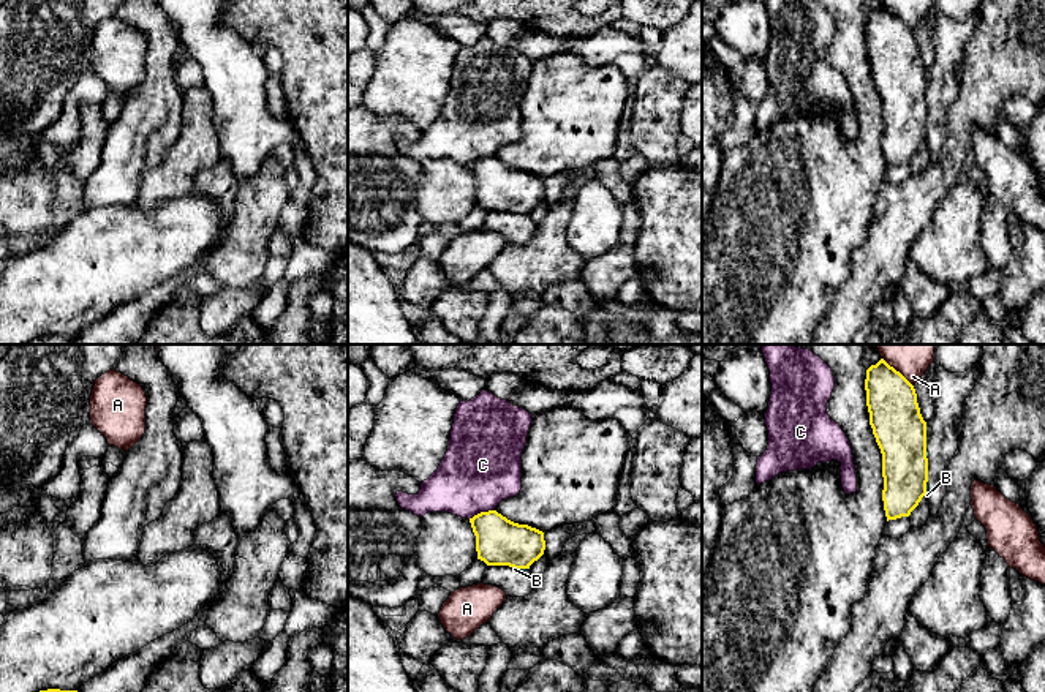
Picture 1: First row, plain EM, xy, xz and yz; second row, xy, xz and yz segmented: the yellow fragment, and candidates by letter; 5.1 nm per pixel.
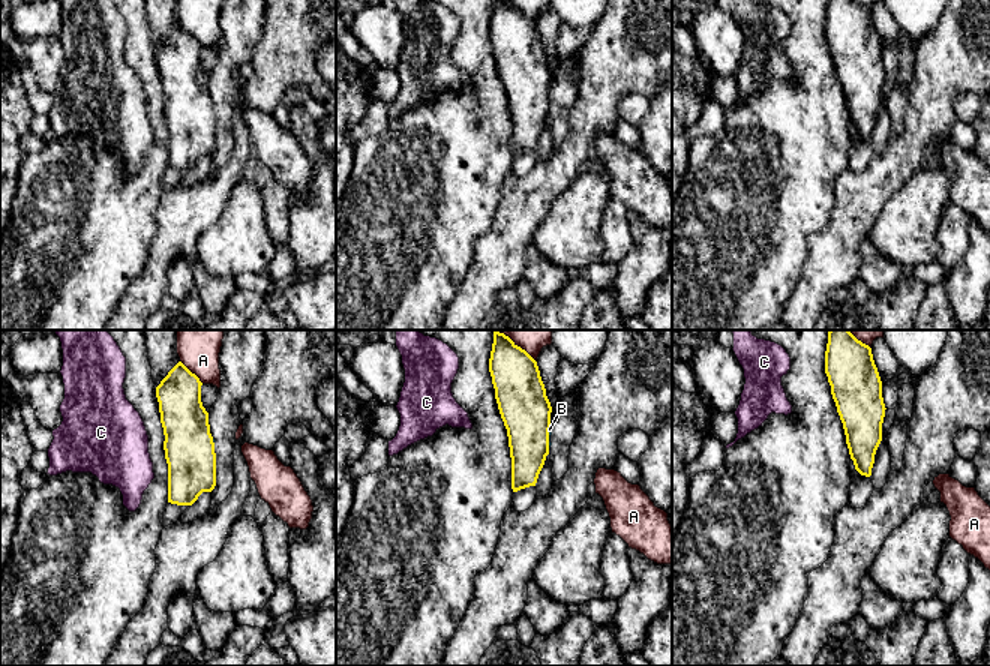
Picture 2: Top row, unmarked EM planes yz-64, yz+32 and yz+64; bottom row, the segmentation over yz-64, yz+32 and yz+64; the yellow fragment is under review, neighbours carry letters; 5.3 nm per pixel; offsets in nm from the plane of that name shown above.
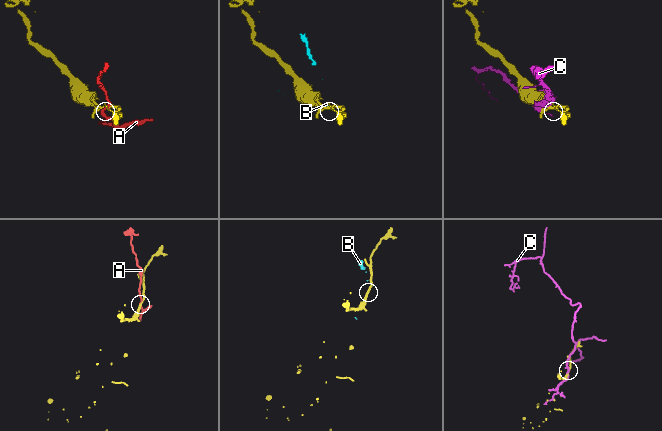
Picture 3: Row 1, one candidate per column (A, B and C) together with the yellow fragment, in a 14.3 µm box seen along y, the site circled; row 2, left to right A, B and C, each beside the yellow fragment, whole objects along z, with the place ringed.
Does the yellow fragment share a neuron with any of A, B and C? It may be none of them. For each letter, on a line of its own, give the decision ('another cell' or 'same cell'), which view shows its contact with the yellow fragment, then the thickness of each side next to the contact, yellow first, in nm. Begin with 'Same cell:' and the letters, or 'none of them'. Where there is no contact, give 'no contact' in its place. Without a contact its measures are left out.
Same cell: none of them
A: another cell; contact in yz; calibres 260 and 280 nm
B: another cell; contact in xz; calibres 240 and 20 nm
C: another cell; contact in xz; calibres 240 and 400 nm

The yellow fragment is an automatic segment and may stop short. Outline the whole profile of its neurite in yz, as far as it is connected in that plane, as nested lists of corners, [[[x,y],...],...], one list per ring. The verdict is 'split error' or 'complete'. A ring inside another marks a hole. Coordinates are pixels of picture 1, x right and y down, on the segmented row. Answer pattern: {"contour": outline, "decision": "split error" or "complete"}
{"contour": [[[884,359],[866,370],[870,425],[882,453],[887,521],[909,517],[926,495],[926,422],[914,385]]], "decision": "complete"}

